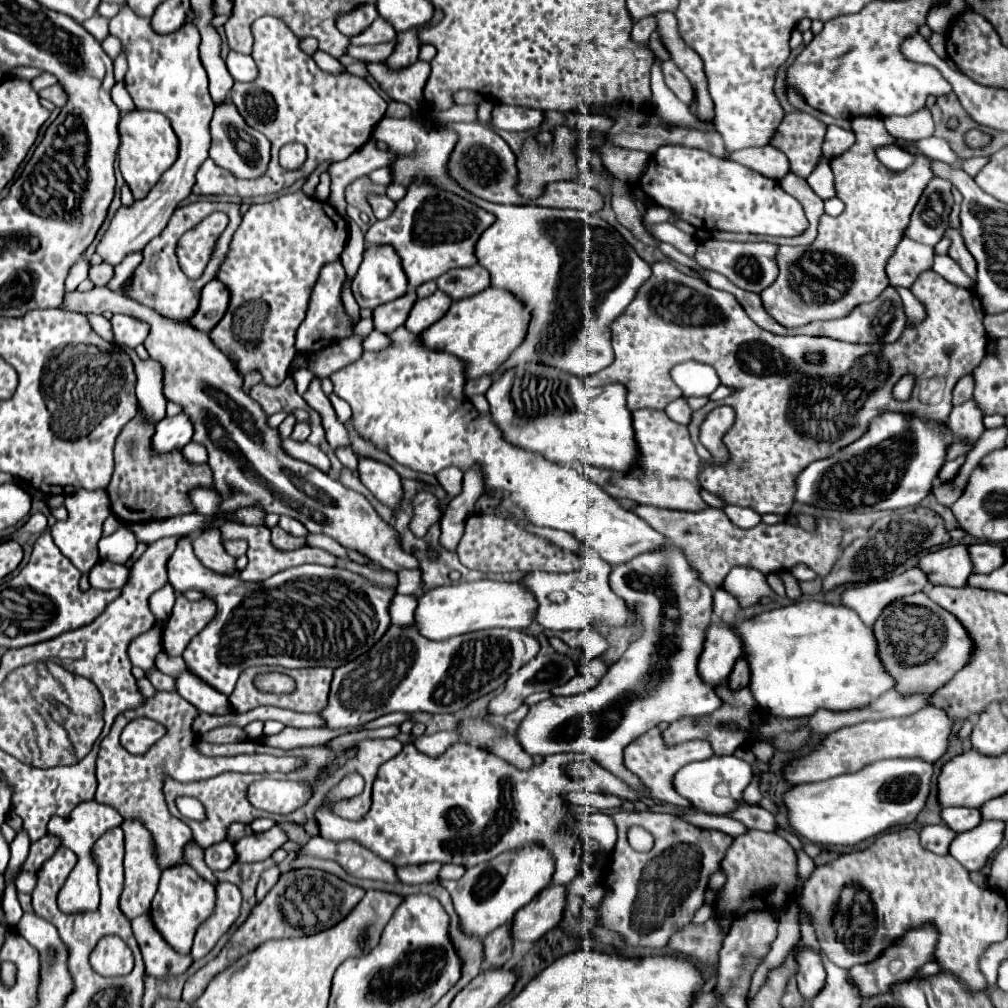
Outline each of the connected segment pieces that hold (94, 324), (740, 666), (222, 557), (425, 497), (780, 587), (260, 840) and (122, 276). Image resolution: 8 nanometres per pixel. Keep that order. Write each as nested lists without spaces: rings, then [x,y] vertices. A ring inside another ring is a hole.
[[[85,314],[85,318],[89,320],[89,324],[91,324],[91,328],[101,336],[101,338],[105,338],[105,340],[109,340],[109,342],[113,342],[113,334],[111,334],[111,324],[109,324],[109,320],[107,318],[103,318],[103,316],[97,316],[97,314]]]
[[[739,658],[737,664],[735,664],[735,668],[733,668],[733,672],[731,672],[731,676],[729,676],[729,680],[727,680],[727,686],[733,688],[733,690],[747,688],[749,686],[749,676],[751,674],[749,674],[747,662],[743,658]]]
[[[209,530],[203,532],[201,536],[193,538],[193,548],[197,558],[211,570],[221,572],[221,574],[239,574],[239,570],[235,568],[235,558],[229,556],[227,552],[223,552],[221,546],[221,532],[219,530]]]
[[[419,492],[415,496],[415,516],[411,522],[411,530],[415,536],[425,536],[425,532],[442,517],[442,510],[439,508],[439,500],[431,492]]]
[[[770,573],[766,576],[767,583],[770,588],[782,598],[786,597],[785,587],[784,584],[779,576],[778,573]]]
[[[275,824],[271,830],[261,834],[251,834],[233,844],[235,848],[235,860],[237,862],[261,862],[267,860],[273,850],[281,848],[281,844],[287,842],[285,832]]]
[[[137,252],[137,254],[129,254],[127,260],[123,260],[119,266],[115,266],[113,280],[107,284],[109,290],[119,290],[121,284],[123,284],[127,278],[131,278],[131,274],[135,272],[135,266],[137,266],[141,260],[143,260],[143,256],[141,256],[141,252]]]

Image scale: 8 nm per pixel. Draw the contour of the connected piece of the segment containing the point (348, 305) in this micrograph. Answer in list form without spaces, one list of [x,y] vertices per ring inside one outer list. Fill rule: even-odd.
[[[349,286],[345,288],[343,306],[345,306],[345,312],[349,314],[349,318],[351,318],[351,320],[353,320],[353,318],[357,318],[357,302],[355,302],[355,298],[353,298],[353,294],[351,294],[351,288],[349,288]]]

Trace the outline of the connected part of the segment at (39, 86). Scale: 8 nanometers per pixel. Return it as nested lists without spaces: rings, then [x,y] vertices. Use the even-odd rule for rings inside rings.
[[[43,72],[41,76],[37,76],[37,78],[33,78],[33,80],[31,80],[31,86],[33,86],[33,90],[35,90],[35,92],[39,92],[39,90],[43,90],[43,88],[51,86],[51,84],[57,84],[57,78],[55,78],[55,76],[51,76],[49,72]]]

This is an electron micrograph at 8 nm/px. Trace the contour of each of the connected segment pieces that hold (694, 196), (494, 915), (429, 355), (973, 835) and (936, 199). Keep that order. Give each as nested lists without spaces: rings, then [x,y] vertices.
[[[663,146],[659,148],[641,176],[641,190],[645,196],[653,198],[655,204],[675,212],[681,220],[689,222],[703,232],[747,232],[747,234],[765,234],[765,236],[797,236],[807,228],[805,212],[793,196],[789,196],[778,181],[765,178],[761,174],[726,158],[717,158],[699,148],[687,146]]]
[[[525,846],[521,850],[499,854],[497,858],[467,868],[461,880],[441,880],[453,898],[455,912],[461,918],[461,932],[469,938],[483,938],[501,924],[509,924],[519,908],[529,904],[551,880],[553,858],[545,848]]]
[[[405,326],[397,328],[389,336],[393,340],[393,346],[385,352],[363,352],[357,362],[331,374],[331,382],[335,386],[333,392],[349,402],[353,410],[353,426],[361,434],[361,438],[373,442],[395,462],[425,474],[437,474],[447,466],[459,466],[461,470],[467,470],[473,462],[481,462],[485,468],[485,488],[503,488],[511,492],[509,504],[519,504],[535,526],[549,526],[577,536],[611,566],[629,562],[635,556],[667,546],[667,540],[657,530],[653,530],[633,512],[621,508],[615,498],[603,492],[601,486],[587,480],[585,474],[579,474],[575,468],[553,464],[539,454],[515,448],[505,442],[501,430],[491,422],[491,416],[479,414],[465,398],[465,376],[461,360],[445,352],[427,350],[423,344],[417,344],[415,334],[407,332]]]
[[[983,820],[977,828],[973,828],[973,832],[957,834],[953,844],[949,846],[949,854],[955,860],[959,860],[959,864],[963,868],[967,868],[969,872],[981,870],[985,866],[985,862],[989,860],[989,856],[1001,844],[1003,828],[1005,828],[1003,822],[997,822],[997,820],[985,822]]]
[[[933,178],[911,214],[911,220],[905,228],[905,236],[921,244],[935,246],[949,226],[951,206],[951,182]]]

